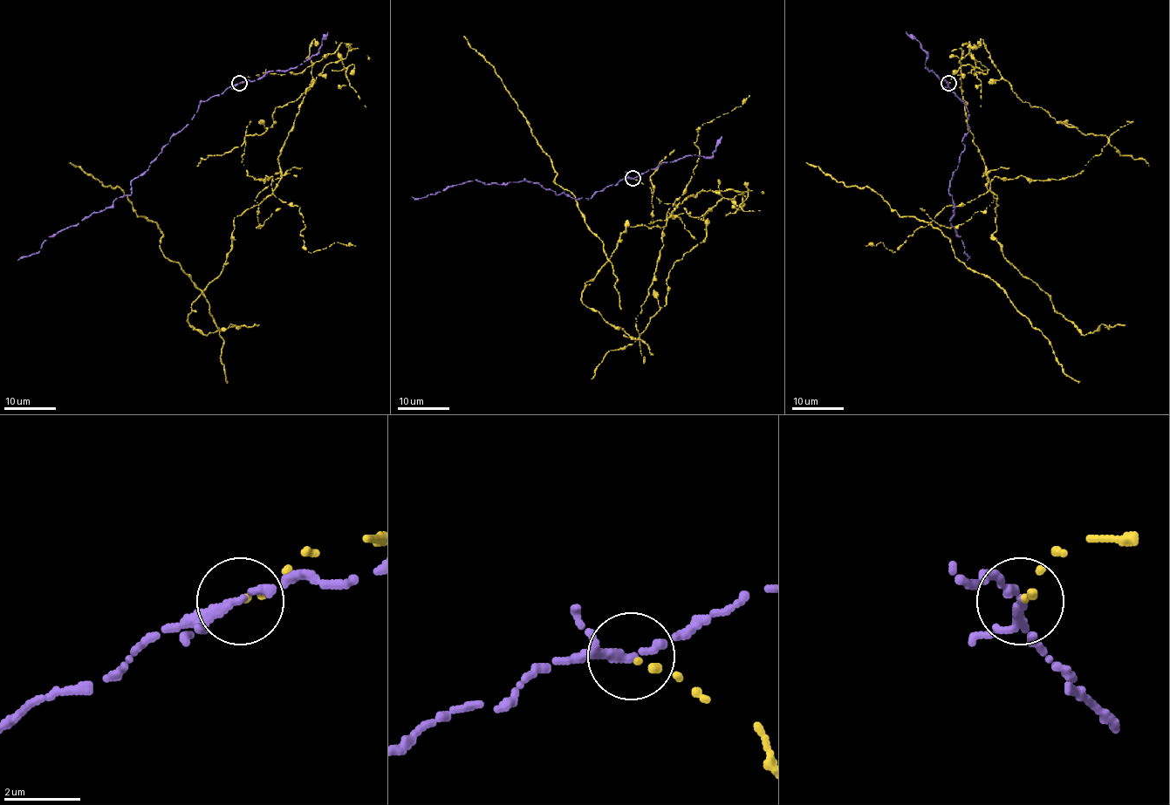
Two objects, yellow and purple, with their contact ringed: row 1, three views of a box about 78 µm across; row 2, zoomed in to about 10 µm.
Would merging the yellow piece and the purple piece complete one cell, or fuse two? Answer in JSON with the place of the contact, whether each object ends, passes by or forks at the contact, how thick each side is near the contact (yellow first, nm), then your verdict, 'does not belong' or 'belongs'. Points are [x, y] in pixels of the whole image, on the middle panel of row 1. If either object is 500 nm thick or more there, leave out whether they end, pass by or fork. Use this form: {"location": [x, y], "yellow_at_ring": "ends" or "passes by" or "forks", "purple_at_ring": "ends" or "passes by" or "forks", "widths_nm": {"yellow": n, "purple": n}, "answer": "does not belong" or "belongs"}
{"location": [632, 178], "yellow_at_ring": "ends", "purple_at_ring": "passes by", "widths_nm": {"yellow": 170, "purple": 240}, "answer": "does not belong"}

